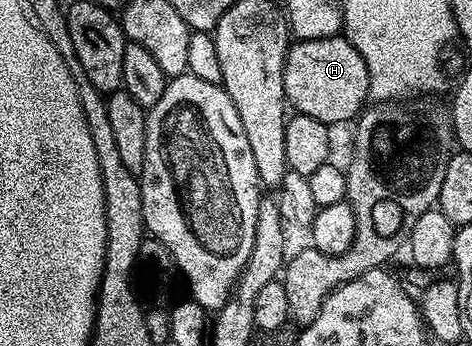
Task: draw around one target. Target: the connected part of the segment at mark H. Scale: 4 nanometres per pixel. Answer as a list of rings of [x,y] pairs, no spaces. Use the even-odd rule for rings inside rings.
[[[337,35],[289,44],[284,60],[284,99],[295,112],[310,115],[310,119],[318,119],[329,127],[343,121],[352,123],[365,108],[369,91],[366,59],[358,55],[347,37]]]

